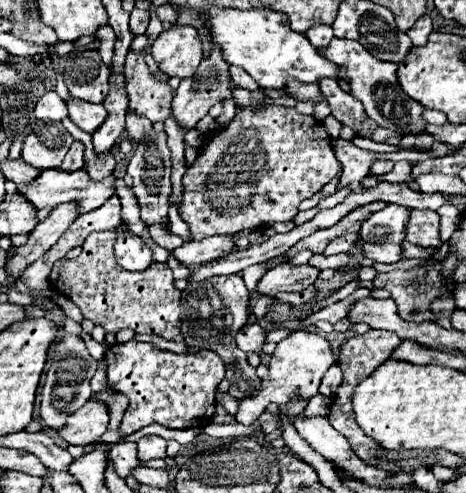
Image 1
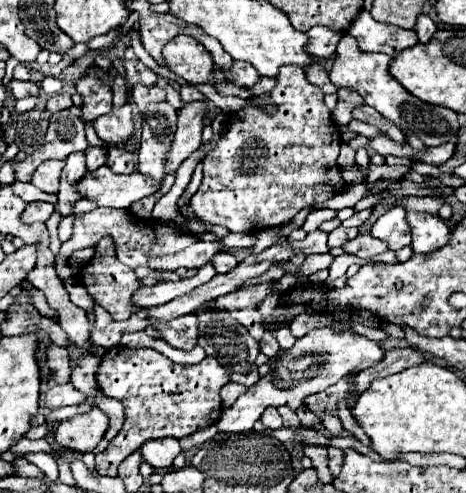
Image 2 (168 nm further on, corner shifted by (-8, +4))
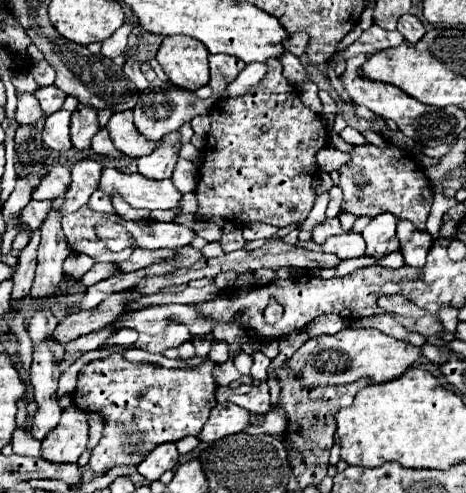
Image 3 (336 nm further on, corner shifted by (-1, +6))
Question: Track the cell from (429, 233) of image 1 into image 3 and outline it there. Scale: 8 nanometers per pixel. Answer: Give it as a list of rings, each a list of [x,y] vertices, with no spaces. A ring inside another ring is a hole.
[[[399,221],[397,237],[401,241],[401,253],[405,257],[405,265],[423,267],[427,251],[433,245],[433,237],[429,235],[429,231],[421,233],[411,221]]]

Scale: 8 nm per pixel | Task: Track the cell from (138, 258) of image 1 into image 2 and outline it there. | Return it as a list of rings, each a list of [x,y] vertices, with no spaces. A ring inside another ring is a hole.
[[[98,207],[90,213],[82,213],[82,215],[76,215],[74,219],[74,233],[72,233],[72,239],[62,243],[62,249],[60,249],[60,257],[56,259],[56,271],[60,275],[62,281],[68,281],[70,279],[70,265],[66,263],[70,253],[76,251],[76,249],[86,249],[86,247],[92,247],[96,249],[98,241],[102,237],[110,237],[114,241],[114,251],[116,251],[116,257],[120,263],[128,265],[130,269],[136,269],[136,267],[146,267],[146,261],[156,257],[156,255],[172,255],[172,253],[178,253],[182,251],[184,247],[200,241],[200,237],[196,237],[194,233],[190,231],[180,231],[176,227],[170,227],[170,225],[164,225],[162,223],[162,233],[158,233],[160,225],[154,221],[154,225],[150,223],[140,223],[136,221],[132,215],[128,215],[128,211],[116,211],[116,209],[108,209],[108,207]]]

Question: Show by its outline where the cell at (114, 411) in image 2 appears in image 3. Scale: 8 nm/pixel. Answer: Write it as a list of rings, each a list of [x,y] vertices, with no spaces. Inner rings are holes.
[[[89,413],[89,427],[89,449],[93,449],[105,431],[105,419],[101,417],[101,413]]]

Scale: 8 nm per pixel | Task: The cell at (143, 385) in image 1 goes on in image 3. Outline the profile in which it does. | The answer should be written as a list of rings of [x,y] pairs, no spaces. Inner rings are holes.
[[[111,353],[105,359],[87,363],[79,373],[73,393],[75,405],[83,411],[101,413],[107,423],[105,437],[99,441],[99,451],[91,451],[89,467],[97,475],[103,475],[117,465],[139,465],[145,453],[159,443],[199,435],[209,411],[217,405],[213,369],[215,363],[209,359],[193,369],[165,369],[153,363],[131,363],[123,353]]]

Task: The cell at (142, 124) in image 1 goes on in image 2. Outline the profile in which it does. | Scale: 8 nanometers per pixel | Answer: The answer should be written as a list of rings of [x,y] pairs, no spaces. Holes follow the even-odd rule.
[[[136,83],[136,85],[132,87],[132,101],[134,101],[142,111],[144,111],[150,103],[160,103],[160,101],[164,101],[164,97],[166,97],[166,91],[160,89],[160,87],[156,87],[156,85],[146,87],[146,85],[142,85],[142,83]]]

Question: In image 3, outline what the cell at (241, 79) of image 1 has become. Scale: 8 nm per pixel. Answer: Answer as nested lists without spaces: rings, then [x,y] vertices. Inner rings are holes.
[[[209,55],[209,65],[211,65],[211,79],[209,87],[213,91],[213,101],[217,101],[225,87],[245,69],[245,63],[233,55]]]

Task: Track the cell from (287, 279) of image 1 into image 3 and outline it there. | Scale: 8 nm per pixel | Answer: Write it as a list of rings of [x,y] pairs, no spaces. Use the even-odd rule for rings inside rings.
[[[155,305],[119,319],[123,319],[123,327],[135,327],[139,333],[149,335],[161,335],[171,323],[185,325],[193,337],[203,337],[213,329],[213,321],[201,321],[193,313],[193,305]]]

